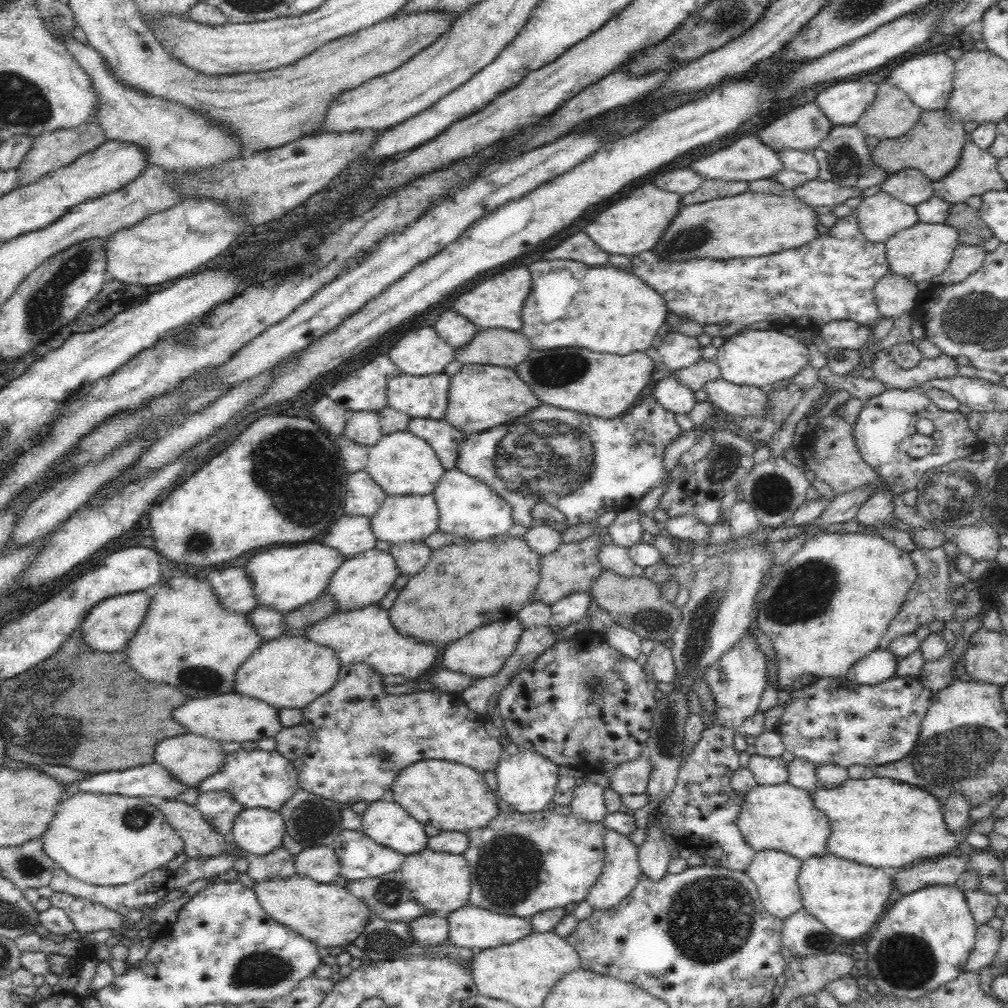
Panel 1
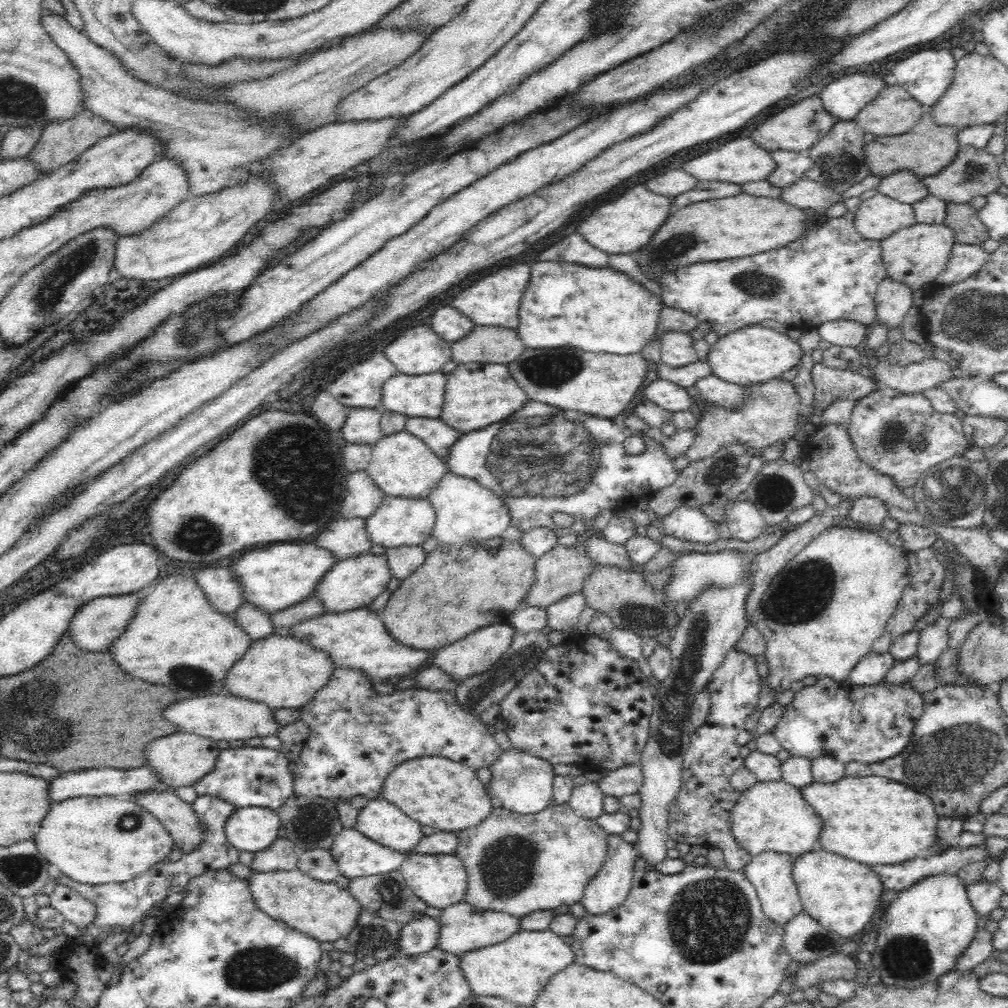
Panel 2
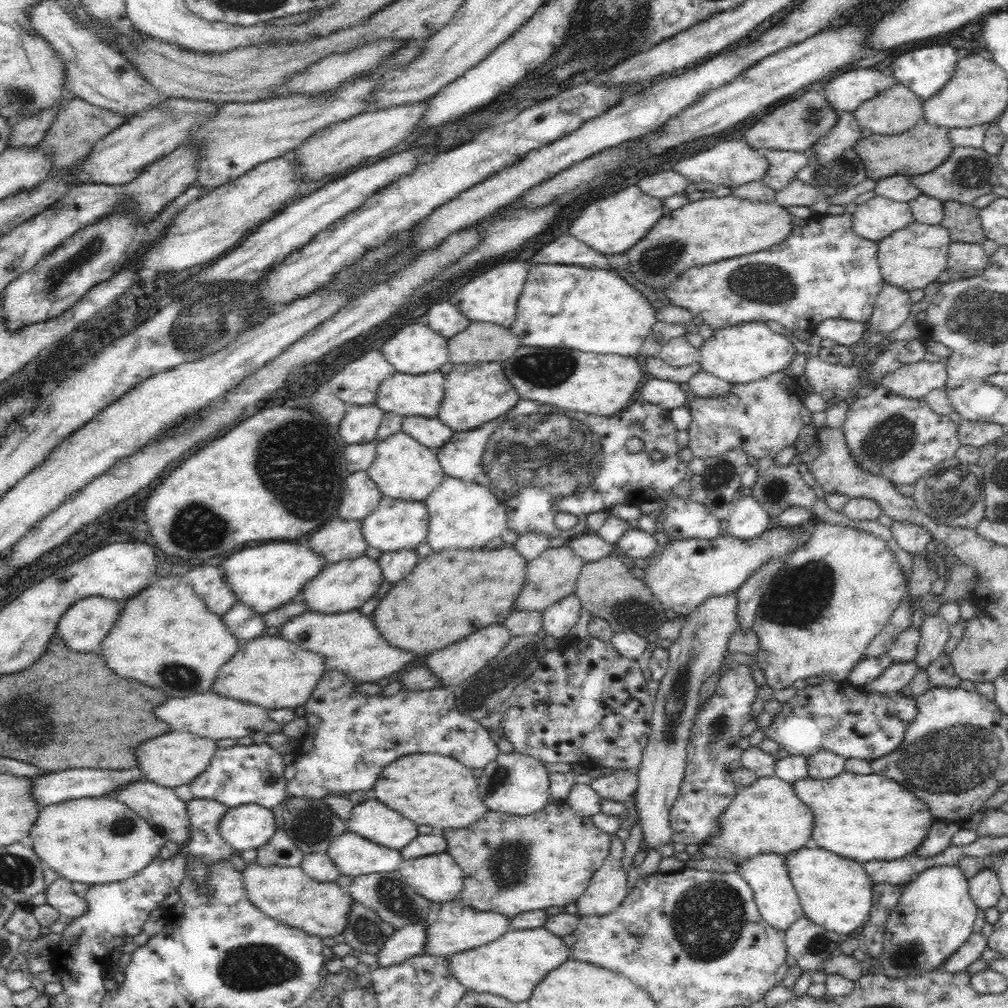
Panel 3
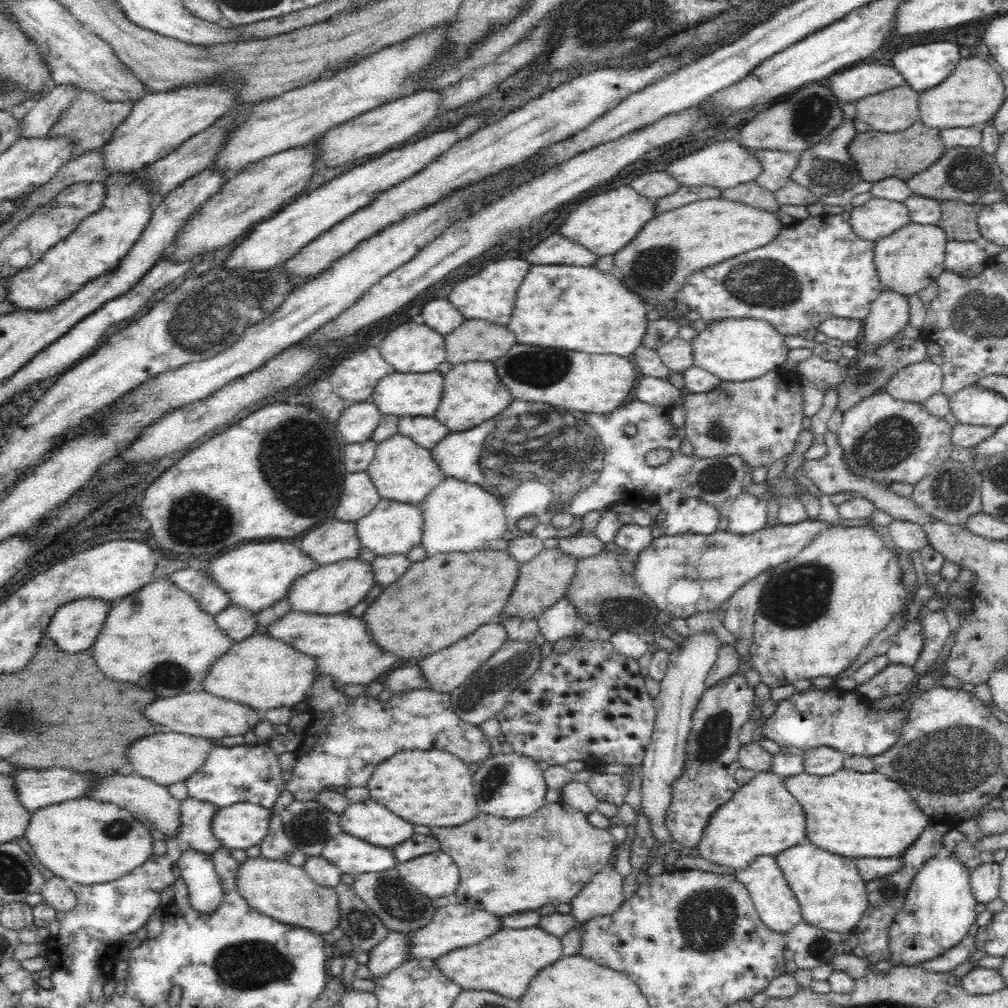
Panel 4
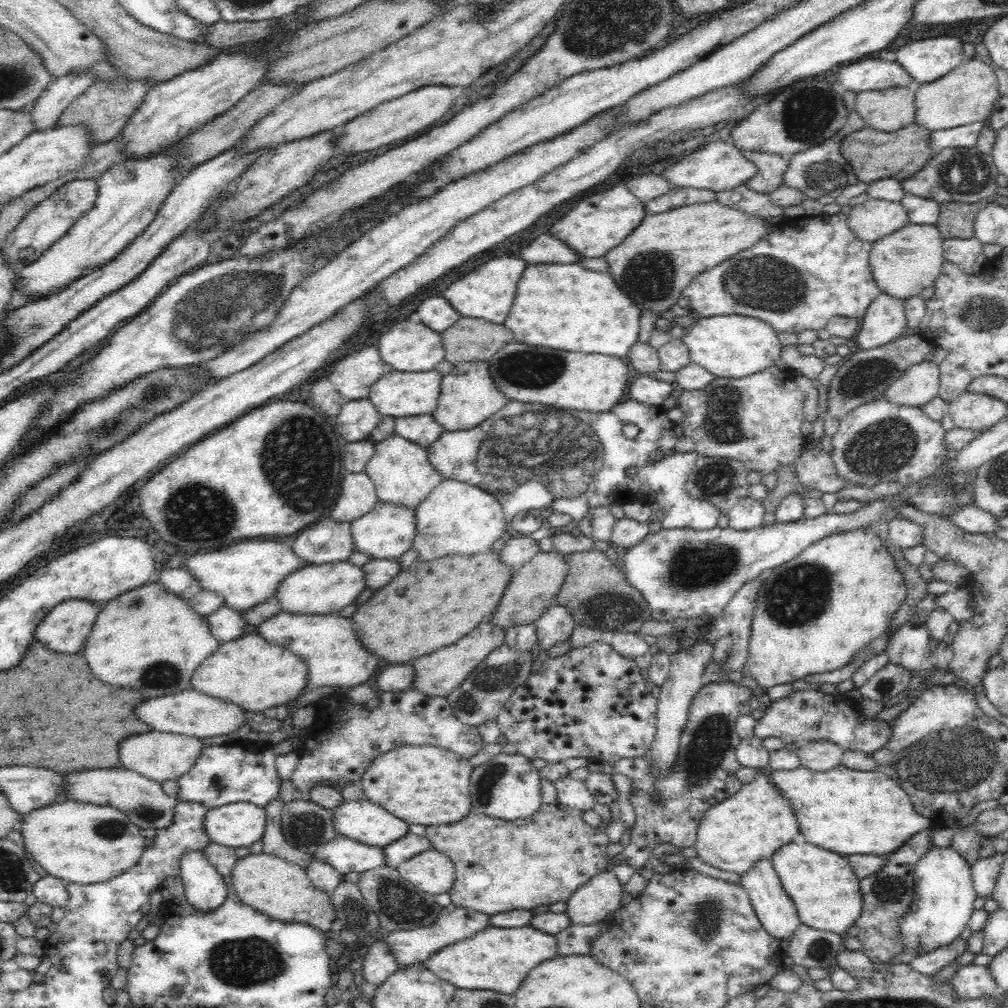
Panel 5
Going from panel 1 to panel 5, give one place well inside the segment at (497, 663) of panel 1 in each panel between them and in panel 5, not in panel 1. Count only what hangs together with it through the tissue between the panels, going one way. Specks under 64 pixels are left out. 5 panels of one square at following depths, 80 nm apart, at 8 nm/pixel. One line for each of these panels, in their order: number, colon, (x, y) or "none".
2: (478, 651)
3: (458, 662)
4: (444, 671)
5: (439, 673)

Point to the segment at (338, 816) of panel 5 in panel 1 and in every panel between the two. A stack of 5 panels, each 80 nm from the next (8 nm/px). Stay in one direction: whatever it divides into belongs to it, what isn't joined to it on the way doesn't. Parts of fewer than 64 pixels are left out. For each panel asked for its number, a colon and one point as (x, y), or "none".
1: (387, 823)
2: (379, 820)
3: (372, 820)
4: (368, 820)

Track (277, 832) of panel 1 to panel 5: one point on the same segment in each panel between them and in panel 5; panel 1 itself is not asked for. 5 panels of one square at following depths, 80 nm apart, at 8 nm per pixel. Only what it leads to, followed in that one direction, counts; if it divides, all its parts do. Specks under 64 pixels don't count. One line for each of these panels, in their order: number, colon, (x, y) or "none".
2: (253, 828)
3: (247, 826)
4: (241, 825)
5: (237, 824)

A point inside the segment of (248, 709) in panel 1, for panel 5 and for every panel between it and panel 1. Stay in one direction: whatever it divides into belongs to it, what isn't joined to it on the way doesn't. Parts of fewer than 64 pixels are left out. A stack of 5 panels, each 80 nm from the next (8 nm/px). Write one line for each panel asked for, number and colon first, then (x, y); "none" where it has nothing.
2: (216, 717)
3: (212, 716)
4: (199, 713)
5: (191, 713)

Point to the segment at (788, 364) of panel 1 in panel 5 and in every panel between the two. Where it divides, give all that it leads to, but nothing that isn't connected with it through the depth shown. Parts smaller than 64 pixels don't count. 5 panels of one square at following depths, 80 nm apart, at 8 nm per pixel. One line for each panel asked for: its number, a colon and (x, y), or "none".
2: (753, 354)
3: (738, 353)
4: (733, 349)
5: (729, 346)

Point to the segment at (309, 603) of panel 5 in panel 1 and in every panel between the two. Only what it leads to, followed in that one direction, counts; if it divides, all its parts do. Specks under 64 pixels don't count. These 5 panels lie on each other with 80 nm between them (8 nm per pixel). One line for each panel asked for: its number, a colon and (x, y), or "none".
1: (362, 580)
2: (353, 583)
3: (339, 587)
4: (329, 589)

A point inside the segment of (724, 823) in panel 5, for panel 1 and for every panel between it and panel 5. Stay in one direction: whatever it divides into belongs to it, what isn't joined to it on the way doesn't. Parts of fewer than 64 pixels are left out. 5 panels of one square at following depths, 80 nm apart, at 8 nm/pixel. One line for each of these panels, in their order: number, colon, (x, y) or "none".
1: (782, 817)
2: (773, 816)
3: (766, 816)
4: (762, 818)

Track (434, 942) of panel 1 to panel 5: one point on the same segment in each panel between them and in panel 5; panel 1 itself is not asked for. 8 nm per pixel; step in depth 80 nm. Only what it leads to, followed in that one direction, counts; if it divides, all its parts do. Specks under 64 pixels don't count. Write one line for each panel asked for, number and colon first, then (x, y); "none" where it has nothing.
2: (417, 936)
3: (406, 942)
4: (391, 951)
5: (378, 965)

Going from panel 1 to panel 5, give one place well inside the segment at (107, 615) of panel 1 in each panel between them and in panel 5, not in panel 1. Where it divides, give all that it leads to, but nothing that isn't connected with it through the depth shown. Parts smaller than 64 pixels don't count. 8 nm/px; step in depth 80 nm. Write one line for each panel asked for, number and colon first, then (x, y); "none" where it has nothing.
2: (95, 625)
3: (82, 627)
4: (73, 628)
5: (64, 629)

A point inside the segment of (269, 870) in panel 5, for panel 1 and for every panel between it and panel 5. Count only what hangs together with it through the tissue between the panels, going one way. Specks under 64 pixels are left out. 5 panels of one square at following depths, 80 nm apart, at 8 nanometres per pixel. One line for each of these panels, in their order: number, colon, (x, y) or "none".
1: (327, 914)
2: (325, 911)
3: (284, 893)
4: (285, 892)

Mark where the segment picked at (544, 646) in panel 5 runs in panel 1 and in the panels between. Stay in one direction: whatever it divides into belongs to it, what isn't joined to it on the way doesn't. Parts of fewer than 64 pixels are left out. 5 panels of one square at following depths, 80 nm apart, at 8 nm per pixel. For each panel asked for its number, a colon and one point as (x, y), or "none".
1: (568, 611)
2: (562, 616)
3: (558, 619)
4: (560, 620)

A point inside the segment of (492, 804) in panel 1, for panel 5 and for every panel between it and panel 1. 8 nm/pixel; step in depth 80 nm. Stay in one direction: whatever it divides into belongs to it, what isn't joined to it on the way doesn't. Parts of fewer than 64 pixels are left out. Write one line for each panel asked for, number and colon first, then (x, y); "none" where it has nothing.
2: (435, 791)
3: (428, 788)
4: (432, 788)
5: (425, 784)

